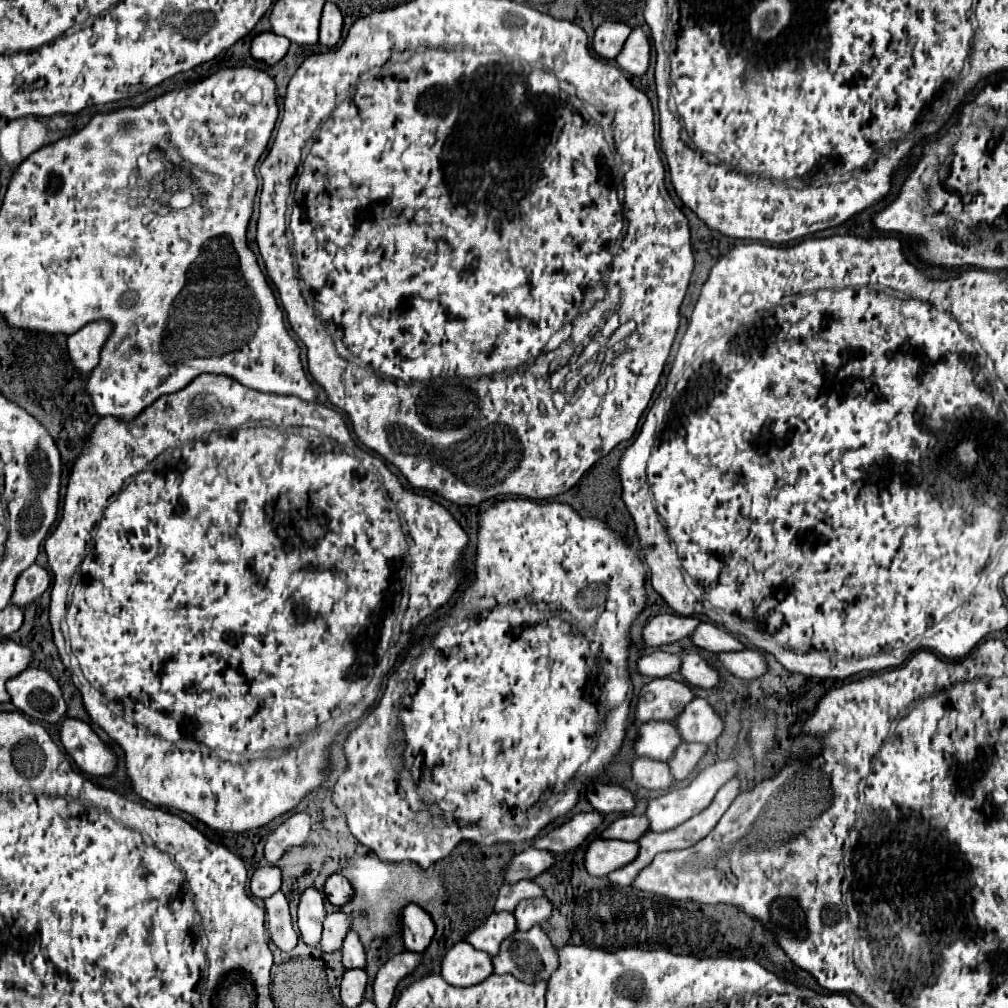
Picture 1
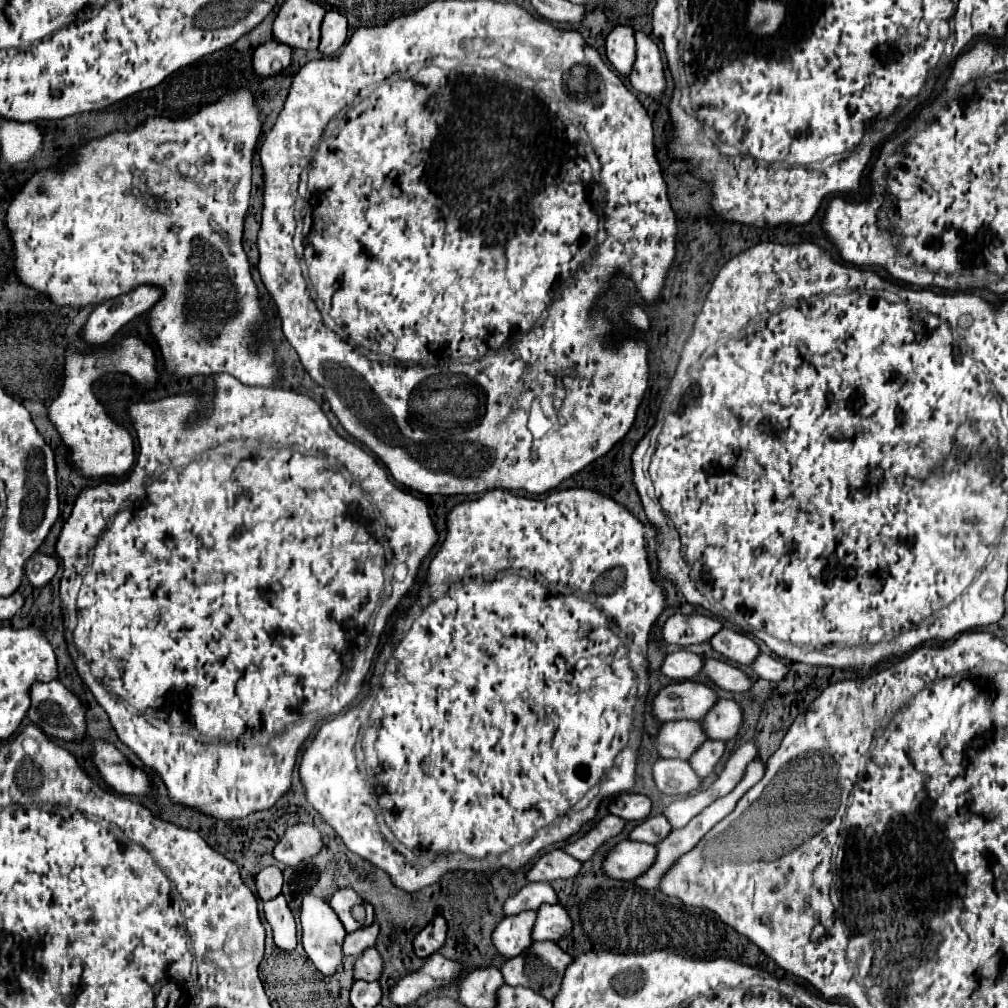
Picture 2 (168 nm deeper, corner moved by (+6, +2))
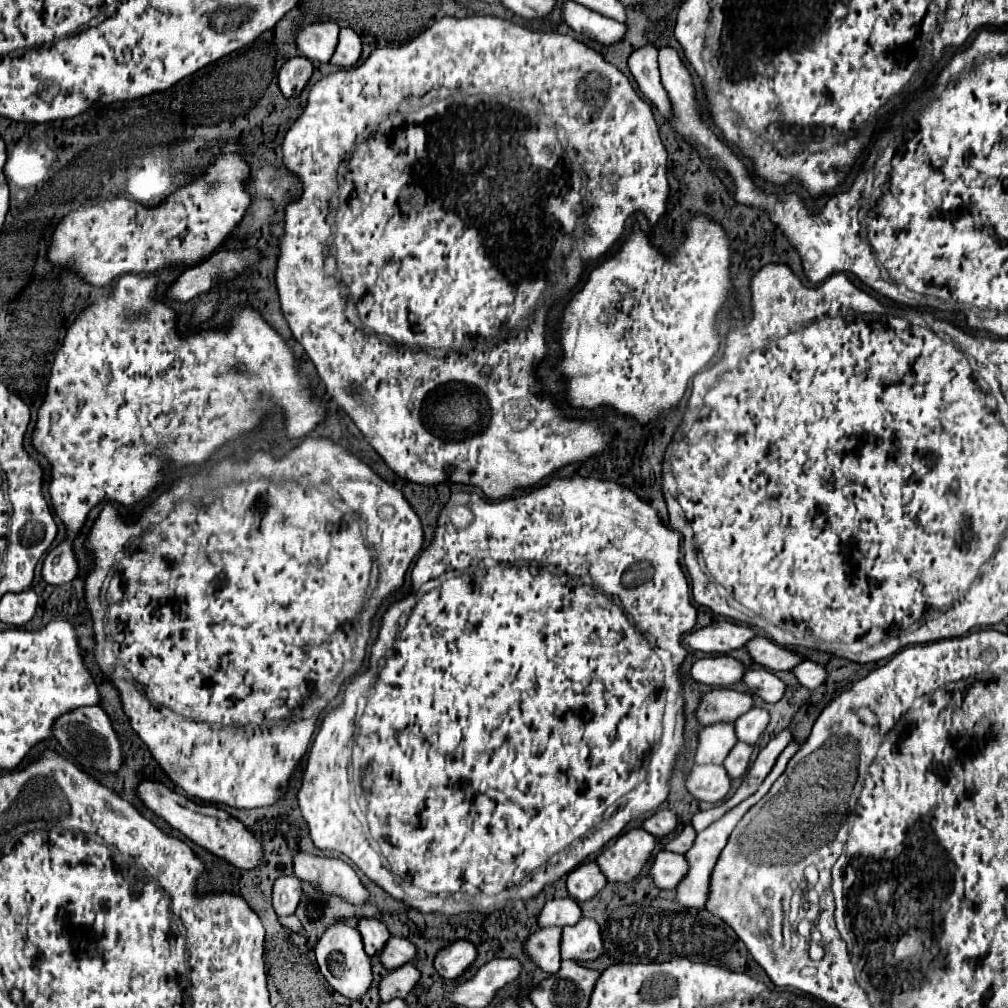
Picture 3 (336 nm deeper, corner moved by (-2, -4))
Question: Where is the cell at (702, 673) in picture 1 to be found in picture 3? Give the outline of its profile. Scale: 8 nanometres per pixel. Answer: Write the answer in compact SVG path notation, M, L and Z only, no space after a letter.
M750 669L744 673L742 681L746 687L766 703L776 703L782 699L786 685L768 669Z

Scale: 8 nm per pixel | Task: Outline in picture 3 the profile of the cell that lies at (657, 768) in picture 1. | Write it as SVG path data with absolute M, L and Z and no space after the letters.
M694 765L686 775L688 793L706 803L718 803L730 791L730 777L722 765Z

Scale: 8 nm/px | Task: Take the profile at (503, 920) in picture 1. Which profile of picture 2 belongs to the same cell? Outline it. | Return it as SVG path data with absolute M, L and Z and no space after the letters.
M522 913L518 917L506 917L498 929L494 929L494 945L506 957L518 957L526 953L534 939L532 927L536 923L536 913Z

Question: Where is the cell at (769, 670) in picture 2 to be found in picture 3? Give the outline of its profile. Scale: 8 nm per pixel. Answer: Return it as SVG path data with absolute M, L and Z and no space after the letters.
M802 661L790 673L798 679L798 683L802 687L808 687L808 689L818 687L826 679L826 669L822 665L818 665L818 663L812 663L812 661Z

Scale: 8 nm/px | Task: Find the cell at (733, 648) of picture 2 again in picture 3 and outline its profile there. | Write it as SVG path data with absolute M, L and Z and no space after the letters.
M754 637L744 647L754 663L772 669L772 671L790 671L794 665L802 661L802 657L794 655L792 651L776 645L774 641L766 637Z

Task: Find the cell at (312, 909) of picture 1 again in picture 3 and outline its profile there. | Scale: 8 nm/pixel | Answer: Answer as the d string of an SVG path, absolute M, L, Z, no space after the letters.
M334 921L324 929L322 937L316 943L316 961L330 987L350 999L360 999L372 983L372 963L362 947L362 937L356 929L342 921Z

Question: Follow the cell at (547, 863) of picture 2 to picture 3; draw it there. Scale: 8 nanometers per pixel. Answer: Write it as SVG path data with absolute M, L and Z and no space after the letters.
M582 863L574 871L568 873L566 879L566 889L570 897L576 901L586 901L594 897L602 887L606 885L606 877L598 869L596 863Z

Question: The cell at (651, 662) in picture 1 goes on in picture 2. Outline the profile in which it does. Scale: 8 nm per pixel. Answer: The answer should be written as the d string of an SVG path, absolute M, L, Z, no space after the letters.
M676 651L664 659L662 673L674 681L684 681L696 677L704 667L704 657L690 651Z

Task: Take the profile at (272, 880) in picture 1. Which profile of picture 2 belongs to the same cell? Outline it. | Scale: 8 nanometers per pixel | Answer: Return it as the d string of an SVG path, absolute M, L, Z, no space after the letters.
M266 867L256 877L256 889L262 901L270 901L282 891L282 871L278 867Z

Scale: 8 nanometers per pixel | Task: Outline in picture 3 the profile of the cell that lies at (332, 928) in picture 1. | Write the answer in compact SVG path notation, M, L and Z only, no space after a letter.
M390 937L386 941L386 947L382 947L382 951L378 951L378 959L386 969L396 969L404 963L408 963L412 957L416 955L414 945L408 939L402 937Z

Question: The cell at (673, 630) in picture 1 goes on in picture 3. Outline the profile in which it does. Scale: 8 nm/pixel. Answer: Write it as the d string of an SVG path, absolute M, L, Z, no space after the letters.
M716 621L710 627L702 627L686 633L684 645L702 653L728 653L732 649L744 647L756 633L746 625L736 625L730 621Z

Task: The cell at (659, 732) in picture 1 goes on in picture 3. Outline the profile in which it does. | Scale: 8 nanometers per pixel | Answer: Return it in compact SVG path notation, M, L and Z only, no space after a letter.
M714 723L700 727L698 731L698 747L694 755L694 763L698 765L722 765L730 749L736 745L736 735L732 723Z

